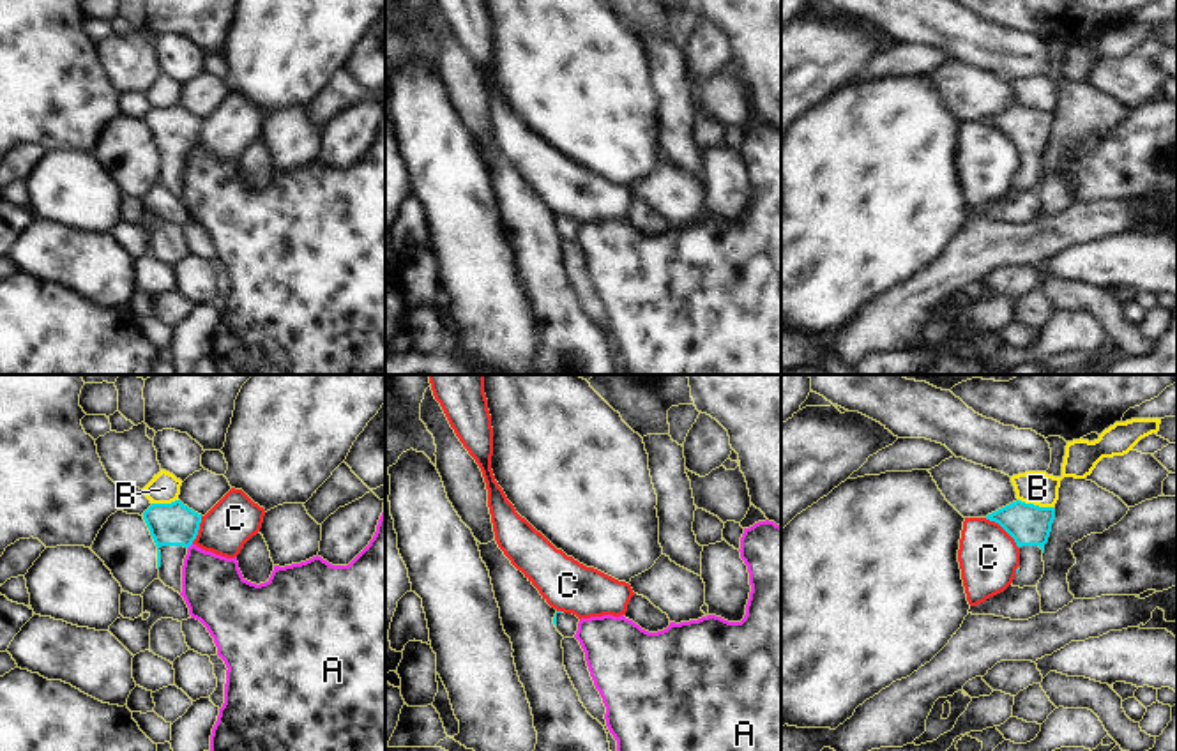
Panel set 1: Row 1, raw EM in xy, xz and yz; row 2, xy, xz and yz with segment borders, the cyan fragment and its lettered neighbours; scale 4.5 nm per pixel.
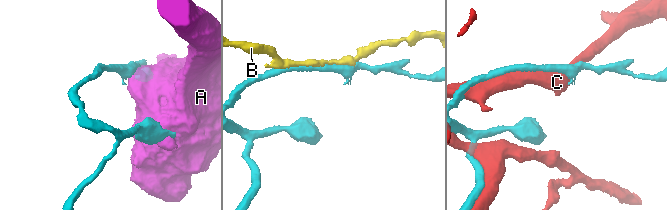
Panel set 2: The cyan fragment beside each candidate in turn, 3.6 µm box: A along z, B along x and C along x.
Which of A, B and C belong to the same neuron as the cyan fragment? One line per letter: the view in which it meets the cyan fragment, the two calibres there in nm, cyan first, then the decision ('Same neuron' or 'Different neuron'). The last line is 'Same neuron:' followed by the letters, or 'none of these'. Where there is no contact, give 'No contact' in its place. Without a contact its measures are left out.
A: Touches cyan in xy. Thickness 190 nm (cyan) against 280 nm. Different neuron
B: Touches cyan in yz. Thickness 190 nm (cyan) against 150 nm. Different neuron
C: Touches cyan in yz. Thickness 190 nm (cyan) against 280 nm. Different neuron
Same neuron: none of these.

